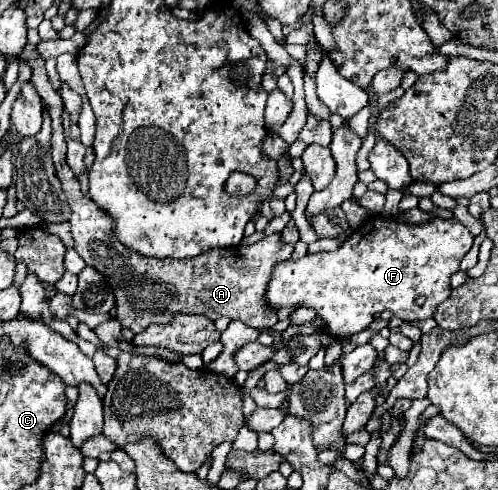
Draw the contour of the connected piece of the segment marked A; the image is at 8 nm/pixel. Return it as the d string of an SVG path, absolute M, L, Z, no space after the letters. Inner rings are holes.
M26 44L22 58L26 58L34 70L32 84L48 104L52 112L52 160L56 174L62 182L62 190L70 206L70 226L74 238L74 250L84 258L88 266L98 270L114 290L116 298L116 318L122 326L130 328L134 334L144 332L150 324L168 324L176 314L202 314L210 320L220 316L232 316L242 320L250 328L270 328L278 322L276 310L266 304L266 290L272 278L274 266L290 258L294 246L282 244L280 232L264 236L250 246L232 246L232 248L212 248L200 256L188 260L176 258L154 258L140 254L124 246L116 236L112 236L112 218L96 208L96 204L82 194L78 180L72 176L66 164L66 140L62 134L62 98L54 92L42 58L36 54L34 44Z

